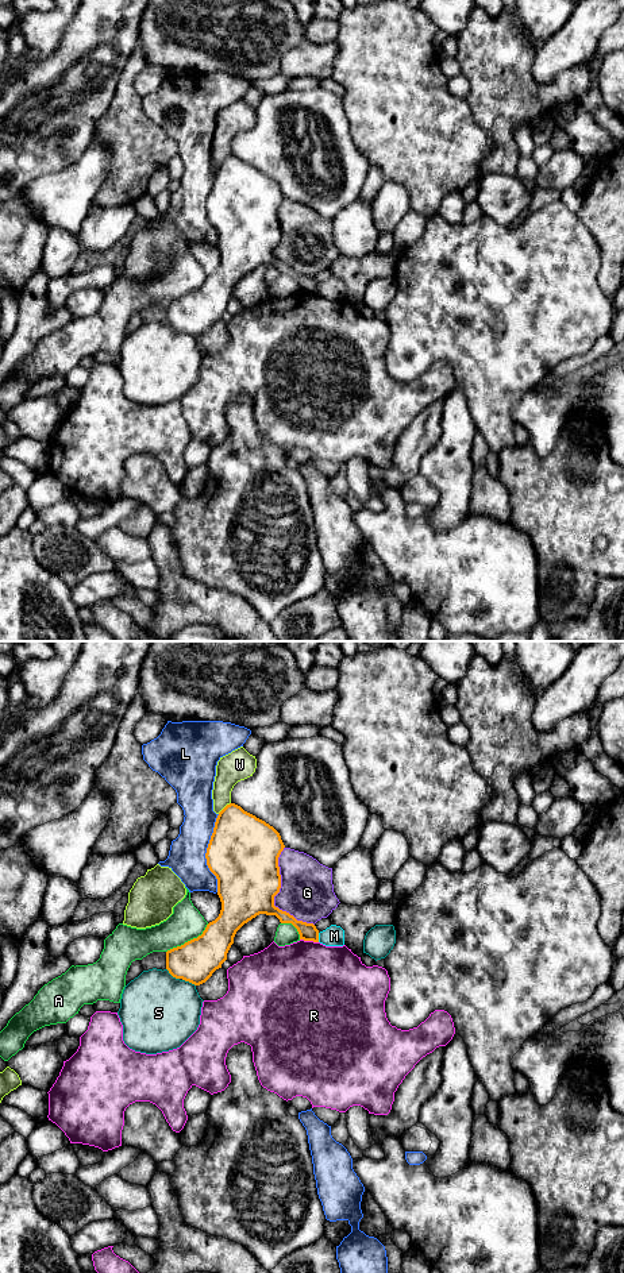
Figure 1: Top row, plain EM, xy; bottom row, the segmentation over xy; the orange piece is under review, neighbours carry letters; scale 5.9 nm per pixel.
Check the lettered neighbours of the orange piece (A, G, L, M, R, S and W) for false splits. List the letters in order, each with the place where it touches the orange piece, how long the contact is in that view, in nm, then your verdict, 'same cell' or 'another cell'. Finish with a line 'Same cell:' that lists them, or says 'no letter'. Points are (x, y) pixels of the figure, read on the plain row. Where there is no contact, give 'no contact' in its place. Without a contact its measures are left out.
A: meets orange in xy at (188, 293); contact 300 nm long; another cell
G: meets orange in xy at (276, 246); contact 500 nm long; another cell
L: meets orange in xy at (205, 205); contact 460 nm long; another cell
M: meets orange in xy at (318, 289); contact 60 nm long; another cell
R: meets orange in xy at (309, 292); contact 110 nm long; another cell
S: meets orange in xy at (172, 327); contact 100 nm long; another cell
W: meets orange in xy at (224, 159); contact 100 nm long; another cell
Same cell: no letter

